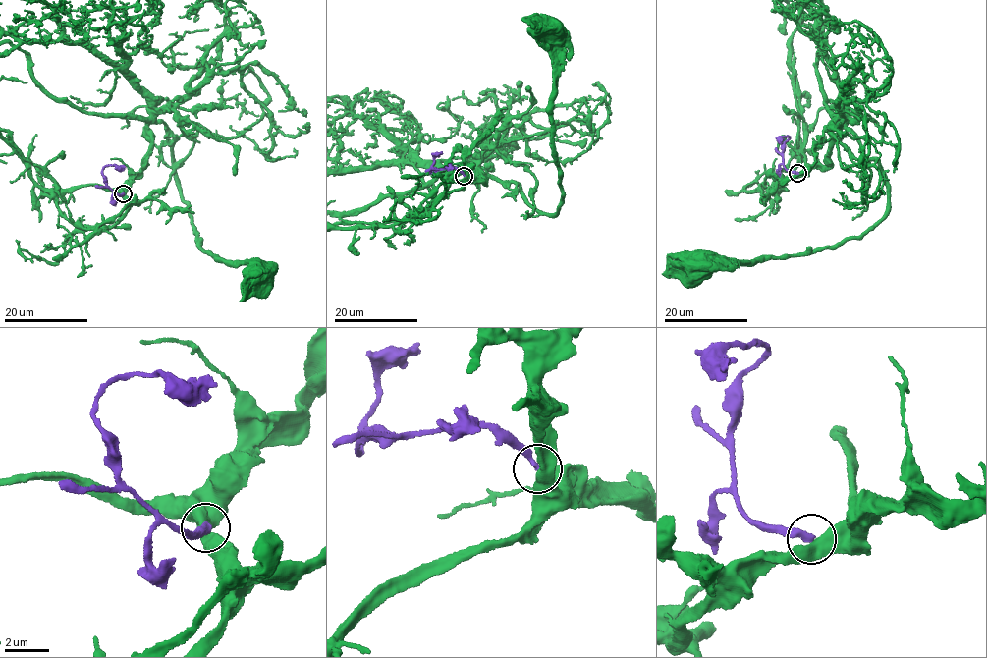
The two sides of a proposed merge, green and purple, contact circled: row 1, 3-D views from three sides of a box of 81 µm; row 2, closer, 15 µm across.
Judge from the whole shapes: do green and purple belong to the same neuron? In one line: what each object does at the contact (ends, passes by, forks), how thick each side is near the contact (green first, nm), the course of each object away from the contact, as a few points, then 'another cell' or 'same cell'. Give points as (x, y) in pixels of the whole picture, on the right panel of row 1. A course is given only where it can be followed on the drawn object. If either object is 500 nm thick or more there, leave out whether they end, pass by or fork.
550/260 nm | green via (797, 174), (829, 164), (842, 126), (876, 161), (888, 209), (858, 236), (814, 251), (696, 269) | purple via (797, 173), (786, 169), (783, 162), (784, 145), (789, 137), (783, 137), (781, 141) | another cell

